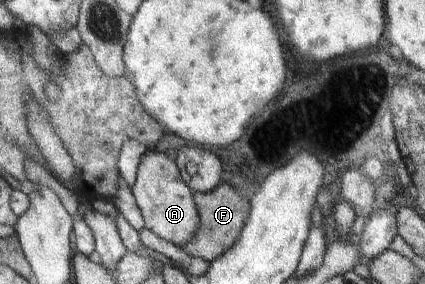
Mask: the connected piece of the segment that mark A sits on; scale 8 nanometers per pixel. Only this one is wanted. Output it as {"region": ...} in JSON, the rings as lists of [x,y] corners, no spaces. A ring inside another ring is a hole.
{"region":[[[148,148],[142,156],[137,181],[132,188],[137,206],[142,211],[145,226],[164,240],[179,247],[190,243],[201,227],[201,214],[198,210],[195,192],[182,178],[177,161],[172,161],[166,154]]]}

